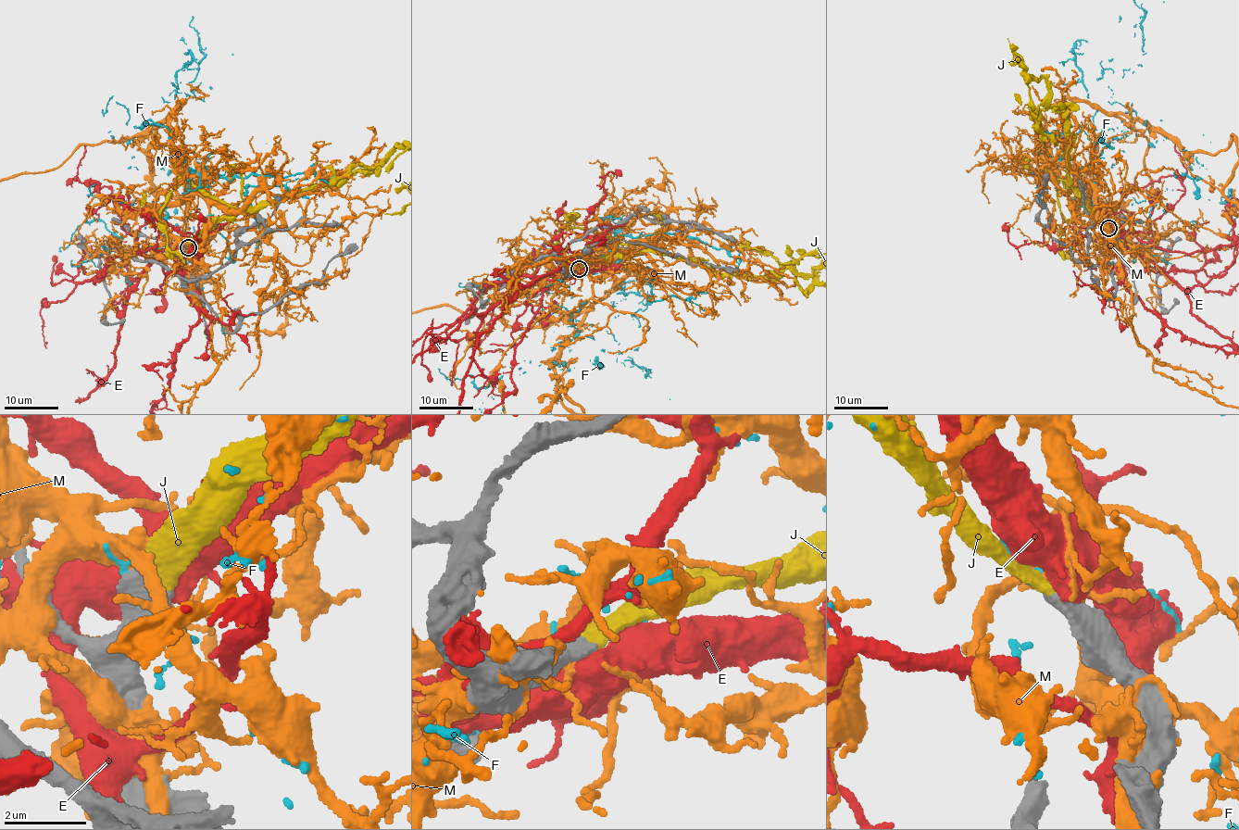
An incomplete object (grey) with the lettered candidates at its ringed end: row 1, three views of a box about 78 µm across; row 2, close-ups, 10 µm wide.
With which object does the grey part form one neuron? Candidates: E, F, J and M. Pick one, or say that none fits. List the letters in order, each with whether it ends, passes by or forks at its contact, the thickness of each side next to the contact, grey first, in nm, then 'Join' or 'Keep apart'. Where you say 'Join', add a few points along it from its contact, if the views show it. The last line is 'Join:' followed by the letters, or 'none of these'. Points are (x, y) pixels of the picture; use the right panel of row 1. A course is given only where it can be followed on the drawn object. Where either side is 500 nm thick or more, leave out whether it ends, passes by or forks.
E: Thickness 700 nm (grey) against 650 nm. Keep apart
F: Thickness 600 nm (grey) against 180 nm. Keep apart
J: Thickness 600 nm (grey) against 460 nm. Join
M: Thickness 700 nm (grey) against 360 nm. Keep apart
Join: J

